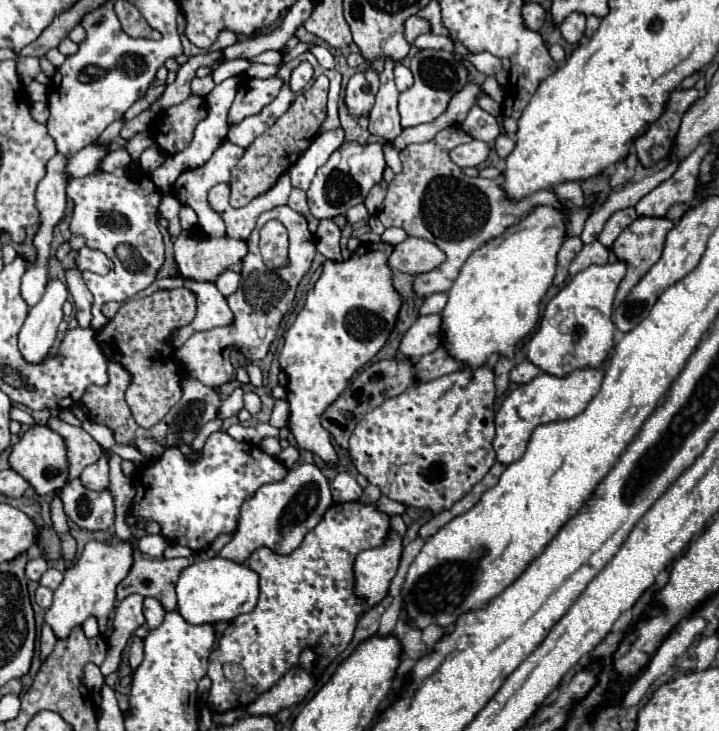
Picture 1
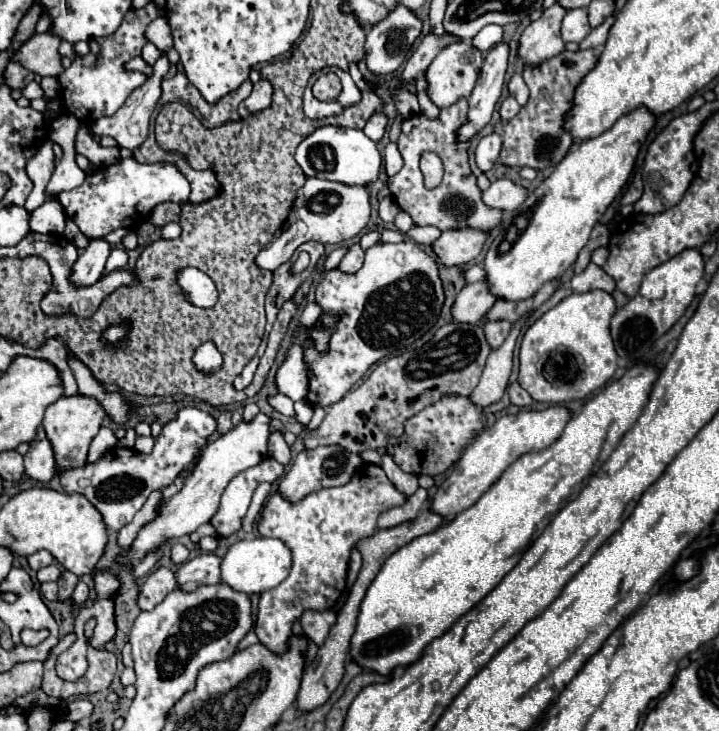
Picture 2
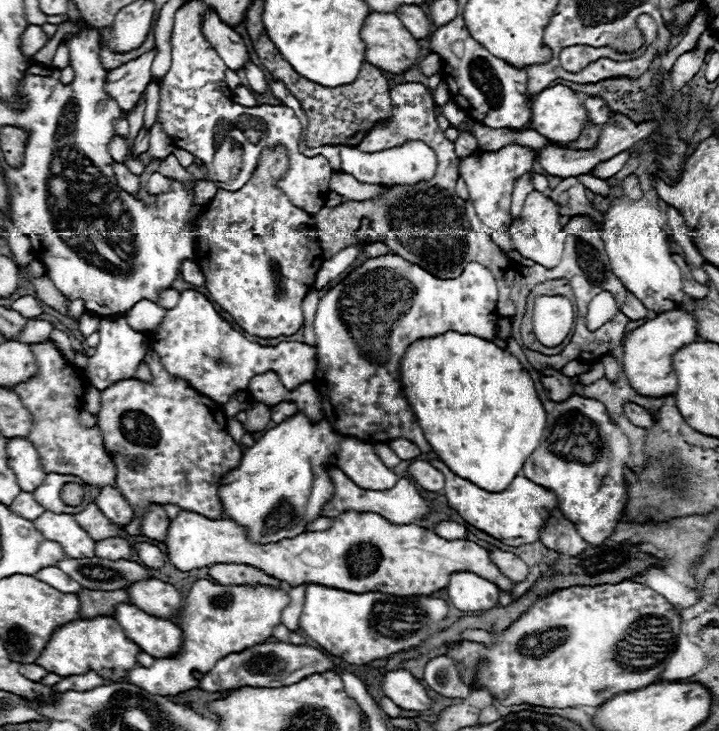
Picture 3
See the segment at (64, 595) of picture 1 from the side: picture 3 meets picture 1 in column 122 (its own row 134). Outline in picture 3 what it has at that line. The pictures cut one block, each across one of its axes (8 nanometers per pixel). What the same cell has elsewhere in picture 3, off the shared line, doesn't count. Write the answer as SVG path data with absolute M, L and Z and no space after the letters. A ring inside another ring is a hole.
M562 84L544 88L530 102L530 112L534 130L552 142L576 140L588 120L586 108L576 98L576 92Z

